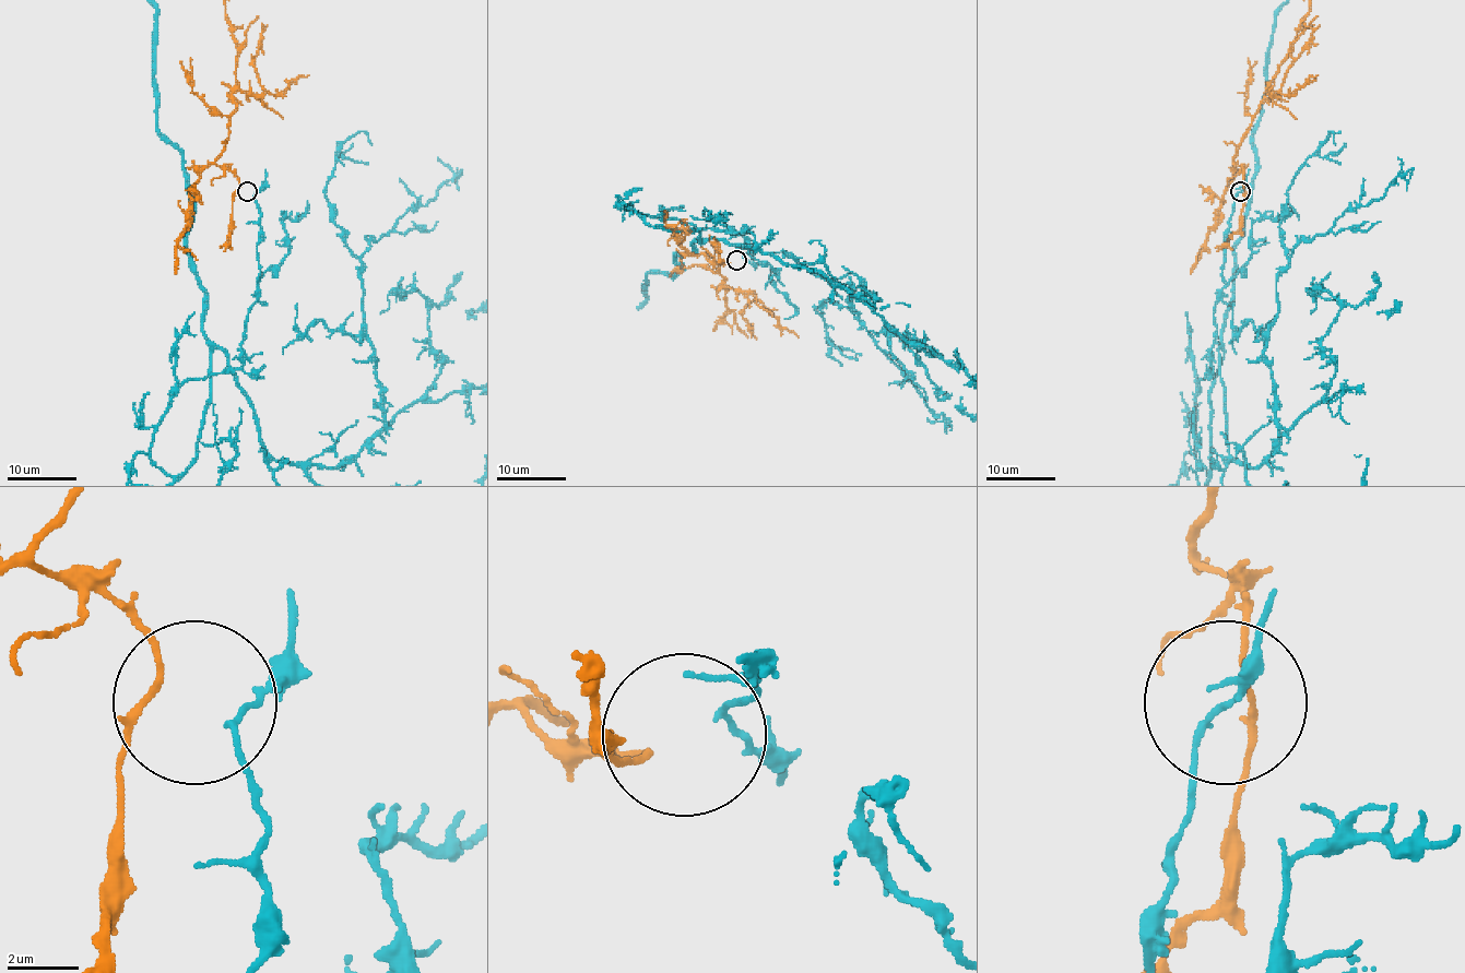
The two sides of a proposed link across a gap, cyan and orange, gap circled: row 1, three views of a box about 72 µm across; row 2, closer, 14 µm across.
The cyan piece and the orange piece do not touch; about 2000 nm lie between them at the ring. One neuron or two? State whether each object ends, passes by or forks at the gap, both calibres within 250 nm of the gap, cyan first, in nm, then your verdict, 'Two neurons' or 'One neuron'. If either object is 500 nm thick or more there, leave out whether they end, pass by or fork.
At the ring cyan passes by. At the ring orange passes by. Thickness 170 nm (cyan) against 170 nm. One neuron

